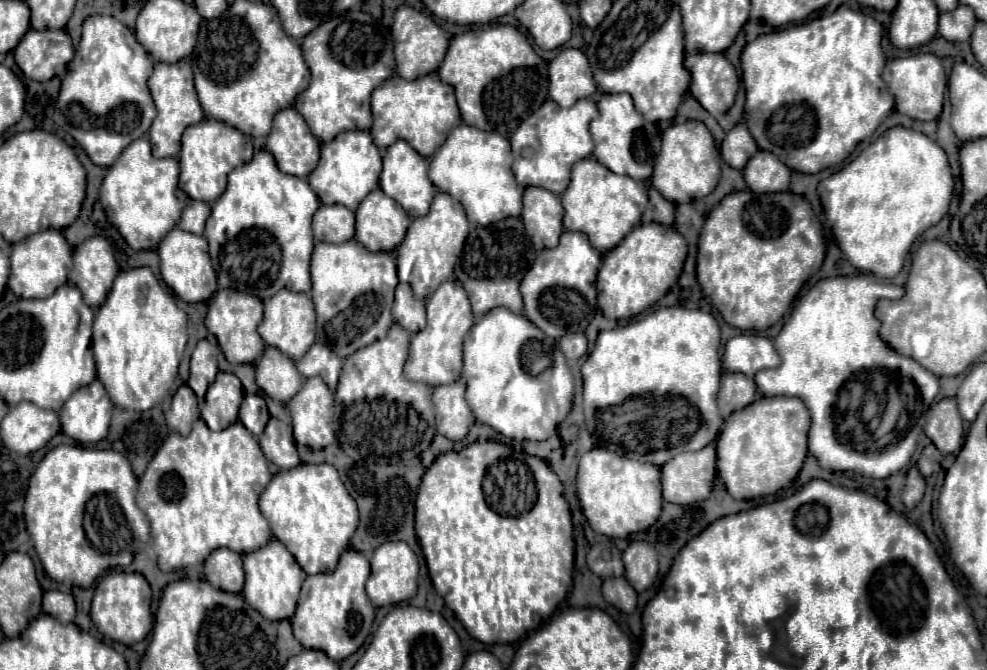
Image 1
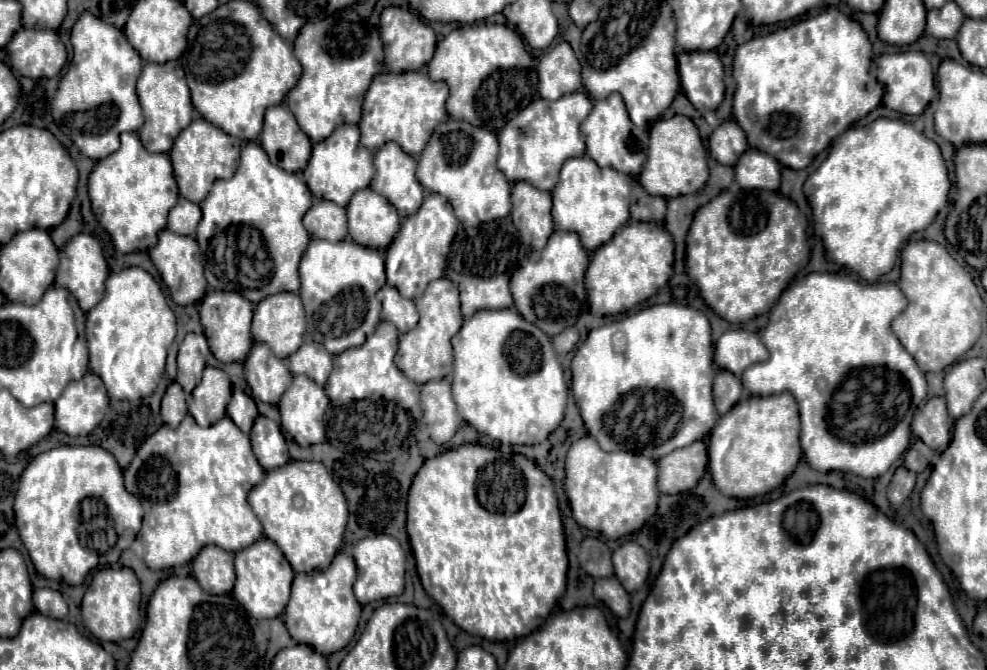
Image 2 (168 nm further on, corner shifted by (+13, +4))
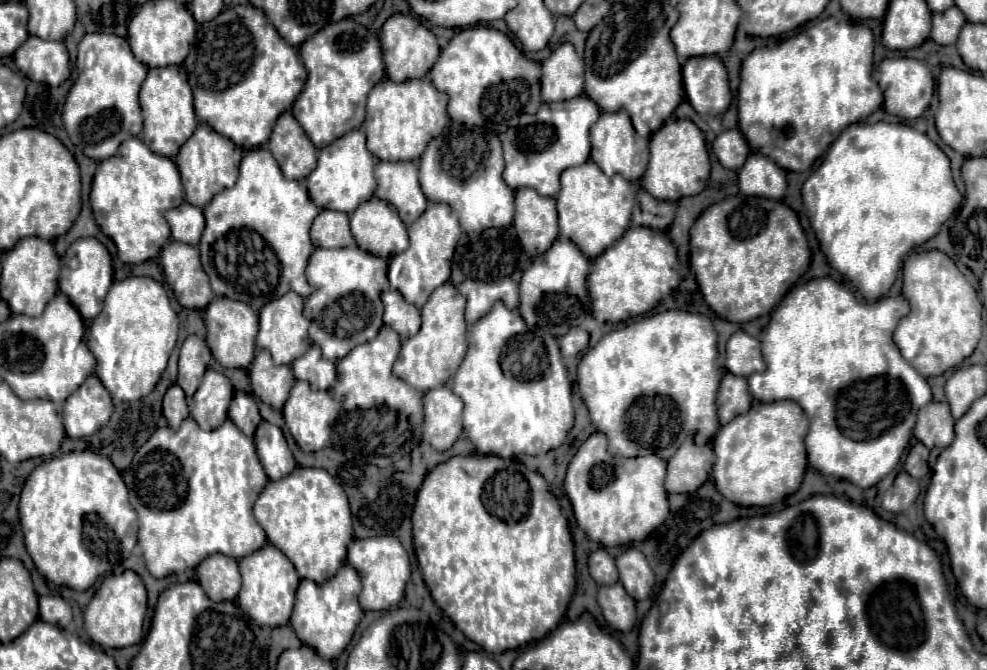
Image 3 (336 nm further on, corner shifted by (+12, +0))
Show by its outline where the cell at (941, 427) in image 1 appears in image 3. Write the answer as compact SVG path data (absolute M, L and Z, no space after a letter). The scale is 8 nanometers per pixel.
M930 402L918 412L914 436L926 448L946 448L954 440L954 418L946 402Z

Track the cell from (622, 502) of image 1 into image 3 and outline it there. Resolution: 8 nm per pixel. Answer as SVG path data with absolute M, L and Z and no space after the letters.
M596 432L570 460L564 490L572 502L578 526L588 538L602 546L618 546L642 542L652 530L664 524L670 514L664 478L666 460L660 456L640 456L634 460L612 456L606 436Z

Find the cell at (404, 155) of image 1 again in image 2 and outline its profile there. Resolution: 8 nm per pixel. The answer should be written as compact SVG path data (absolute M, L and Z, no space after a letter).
M395 142L375 152L375 178L371 188L381 192L401 212L401 218L417 212L423 202L423 188L415 176L415 168L417 160Z

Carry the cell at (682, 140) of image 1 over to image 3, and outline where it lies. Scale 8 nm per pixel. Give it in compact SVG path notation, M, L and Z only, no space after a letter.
M668 120L650 140L650 162L642 178L642 186L658 200L680 200L700 194L710 176L710 158L706 140L692 120Z

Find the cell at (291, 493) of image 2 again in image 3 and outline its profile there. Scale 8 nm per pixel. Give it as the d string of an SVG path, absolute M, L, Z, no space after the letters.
M296 468L290 476L270 482L254 504L254 518L264 528L268 542L274 544L278 550L282 550L286 558L294 564L300 578L308 578L322 584L330 576L334 576L338 568L346 562L346 546L354 538L348 498L342 486L322 468Z

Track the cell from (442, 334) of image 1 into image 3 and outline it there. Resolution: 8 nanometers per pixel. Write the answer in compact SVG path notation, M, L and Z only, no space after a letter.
M446 282L432 292L428 302L422 306L420 332L404 340L402 344L400 356L394 362L394 376L422 392L430 388L440 388L454 376L458 364L462 362L462 356L466 354L464 304L466 304L464 296L452 286L452 282Z

